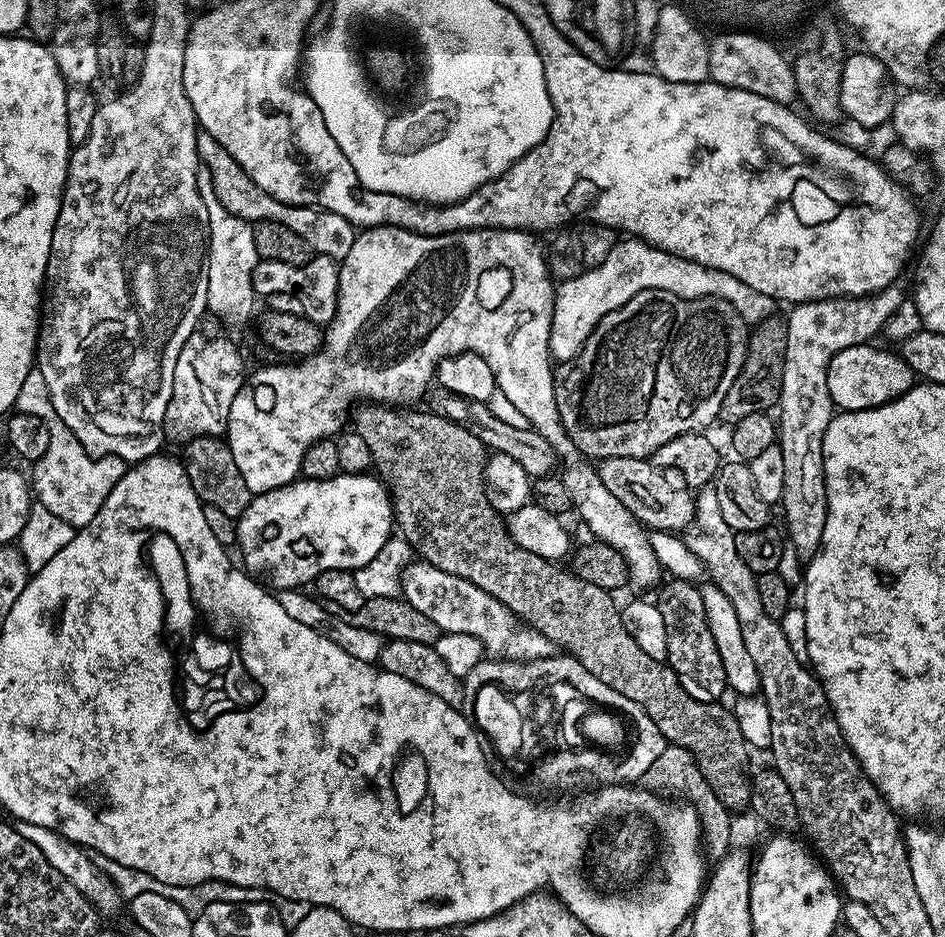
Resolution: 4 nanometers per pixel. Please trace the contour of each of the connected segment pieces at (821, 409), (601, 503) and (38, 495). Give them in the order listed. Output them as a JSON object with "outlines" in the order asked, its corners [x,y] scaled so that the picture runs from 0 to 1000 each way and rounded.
{"outlines":[[[[945,305],[935,307],[932,312],[924,312],[921,316],[884,316],[880,320],[855,320],[852,324],[841,326],[837,330],[838,333],[832,337],[832,349],[834,351],[834,360],[832,361],[832,382],[830,383],[830,394],[828,395],[828,416],[825,417],[825,430],[823,432],[823,475],[826,478],[829,488],[829,509],[831,511],[831,521],[828,533],[828,541],[830,540],[830,553],[834,557],[832,562],[833,573],[836,575],[836,583],[849,596],[858,596],[868,585],[870,578],[870,566],[874,561],[874,514],[872,513],[872,490],[870,489],[870,472],[874,463],[874,455],[878,455],[883,443],[883,432],[878,425],[878,416],[874,412],[874,399],[878,391],[878,382],[883,382],[883,378],[887,378],[891,374],[895,374],[905,367],[913,367],[924,362],[926,354],[931,354],[935,350],[935,345],[947,335],[956,322],[957,316],[951,312],[951,306]]],[[[399,239],[397,243],[386,243],[384,245],[378,247],[376,249],[378,252],[374,254],[372,261],[368,265],[368,270],[364,273],[364,282],[359,283],[360,287],[360,300],[358,301],[358,322],[356,323],[356,339],[348,344],[341,354],[341,366],[339,368],[339,375],[331,377],[330,380],[321,381],[316,386],[298,386],[303,388],[288,388],[285,393],[275,393],[271,398],[263,400],[261,406],[257,412],[252,416],[252,420],[248,425],[248,433],[243,433],[243,442],[241,443],[241,459],[239,462],[239,471],[243,480],[247,482],[249,496],[252,497],[253,505],[256,506],[257,513],[259,513],[265,521],[265,523],[269,527],[274,527],[276,525],[285,525],[286,523],[290,523],[291,521],[297,521],[298,519],[303,519],[304,517],[308,517],[310,512],[314,511],[317,508],[317,498],[320,497],[320,485],[324,485],[324,480],[328,480],[328,476],[332,472],[337,472],[338,470],[345,470],[351,466],[354,466],[357,462],[361,460],[365,456],[364,447],[369,447],[370,436],[378,429],[401,429],[404,431],[408,431],[412,433],[436,433],[439,427],[448,428],[450,426],[451,419],[454,417],[455,411],[458,409],[461,395],[466,392],[466,385],[471,384],[472,382],[476,382],[477,380],[483,380],[487,376],[501,376],[502,378],[506,378],[507,380],[512,380],[514,382],[514,386],[519,391],[519,395],[523,395],[523,403],[525,404],[525,412],[533,420],[538,422],[540,425],[540,429],[544,429],[545,433],[552,438],[554,442],[557,442],[560,446],[560,450],[562,456],[567,458],[569,463],[574,463],[578,467],[578,472],[582,472],[582,476],[586,476],[586,480],[588,481],[589,488],[597,489],[601,493],[601,497],[598,499],[597,504],[595,503],[595,511],[599,520],[603,523],[603,531],[605,533],[605,542],[607,546],[611,546],[612,550],[618,554],[618,559],[623,564],[624,567],[631,571],[630,575],[634,577],[636,581],[644,581],[647,585],[650,587],[654,587],[654,591],[658,591],[658,596],[662,596],[662,600],[665,602],[665,622],[671,629],[673,628],[690,628],[693,629],[695,624],[699,622],[698,615],[701,616],[701,607],[698,601],[696,600],[696,591],[692,591],[692,583],[690,582],[689,571],[684,567],[684,564],[680,559],[673,555],[671,549],[667,547],[662,544],[661,540],[650,531],[649,527],[646,527],[643,523],[641,523],[641,519],[638,518],[637,510],[634,509],[632,501],[630,498],[624,497],[622,495],[623,492],[619,490],[619,488],[612,480],[612,476],[607,476],[607,472],[603,466],[599,463],[599,459],[595,455],[595,450],[593,449],[593,443],[590,442],[590,433],[588,432],[588,407],[586,404],[586,396],[584,397],[584,392],[586,392],[586,385],[584,382],[584,377],[580,375],[580,366],[582,365],[582,352],[584,351],[584,328],[586,327],[586,322],[588,321],[588,314],[586,311],[586,300],[584,297],[584,291],[582,289],[582,279],[578,272],[577,261],[571,261],[566,251],[561,248],[553,248],[552,245],[535,245],[534,243],[494,243],[493,245],[489,245],[488,248],[473,248],[472,250],[468,250],[467,252],[452,252],[451,250],[442,250],[441,248],[435,248],[434,245],[430,245],[429,243],[419,243],[415,239]]],[[[25,418],[25,423],[30,423],[30,431],[34,431],[34,442],[42,440],[40,446],[44,446],[53,459],[53,480],[49,480],[49,485],[37,492],[35,499],[38,501],[32,504],[37,533],[41,541],[53,544],[53,549],[61,549],[61,553],[66,553],[66,557],[74,557],[76,564],[90,564],[99,549],[108,544],[112,527],[125,519],[133,503],[133,492],[124,487],[94,487],[66,446],[61,446],[53,427],[47,427],[47,418]]]]}

